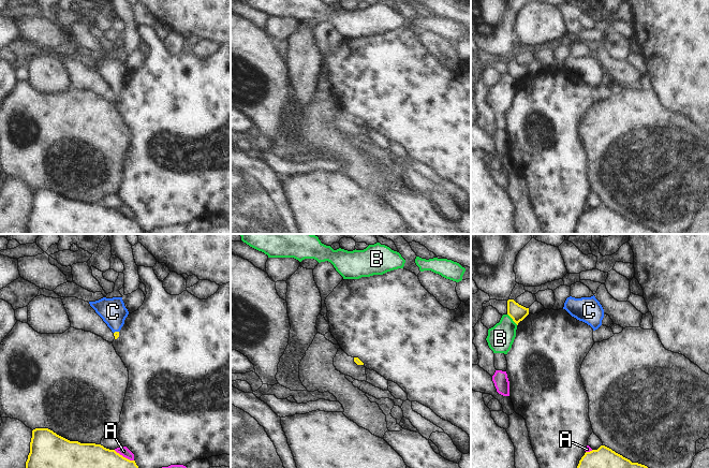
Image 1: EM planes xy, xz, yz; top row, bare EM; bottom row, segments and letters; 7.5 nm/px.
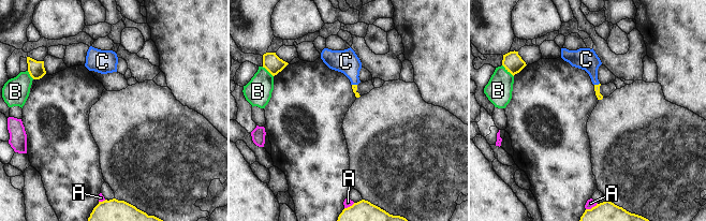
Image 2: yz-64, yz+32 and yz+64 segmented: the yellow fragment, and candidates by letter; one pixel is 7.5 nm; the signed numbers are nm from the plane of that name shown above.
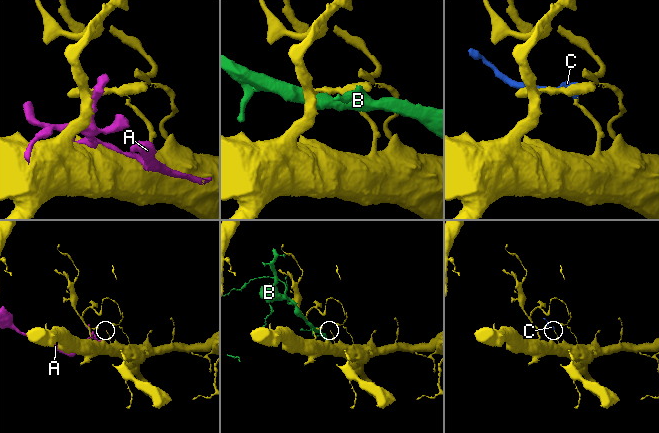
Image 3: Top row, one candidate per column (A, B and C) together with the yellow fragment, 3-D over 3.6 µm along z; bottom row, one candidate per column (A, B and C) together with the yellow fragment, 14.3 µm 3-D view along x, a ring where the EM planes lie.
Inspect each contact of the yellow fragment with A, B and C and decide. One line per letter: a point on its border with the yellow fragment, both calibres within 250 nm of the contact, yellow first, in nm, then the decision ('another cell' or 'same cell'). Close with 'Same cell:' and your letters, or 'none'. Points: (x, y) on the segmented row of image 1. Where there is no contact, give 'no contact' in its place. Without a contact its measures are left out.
A: xy (122, 456) | 190/70 nm | another cell
B: yz (512, 318) | 120/200 nm | another cell
C: xy (116, 332) | 50/200 nm | same cell
Same cell: C

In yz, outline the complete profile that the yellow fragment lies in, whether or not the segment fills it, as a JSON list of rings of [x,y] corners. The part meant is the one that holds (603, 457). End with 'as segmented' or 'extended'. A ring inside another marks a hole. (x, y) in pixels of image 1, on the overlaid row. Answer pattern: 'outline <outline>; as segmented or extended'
outline [[[601,445],[597,450],[586,452],[577,468],[648,468],[616,453],[611,449]]]; as segmented

